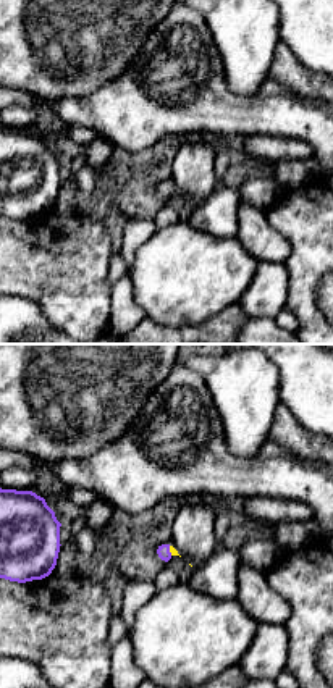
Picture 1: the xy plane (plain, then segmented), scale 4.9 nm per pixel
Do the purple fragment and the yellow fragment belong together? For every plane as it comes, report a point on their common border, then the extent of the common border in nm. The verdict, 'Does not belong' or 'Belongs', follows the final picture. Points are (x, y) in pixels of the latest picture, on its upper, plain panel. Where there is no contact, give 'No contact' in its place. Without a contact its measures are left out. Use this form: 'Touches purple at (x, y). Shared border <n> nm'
Touches purple at (168, 189). Shared border 50 nm

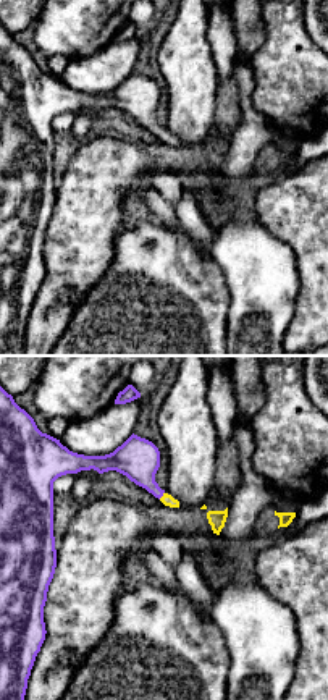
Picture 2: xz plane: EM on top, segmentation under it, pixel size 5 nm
Touches purple at (162, 133). Shared border 50 nm

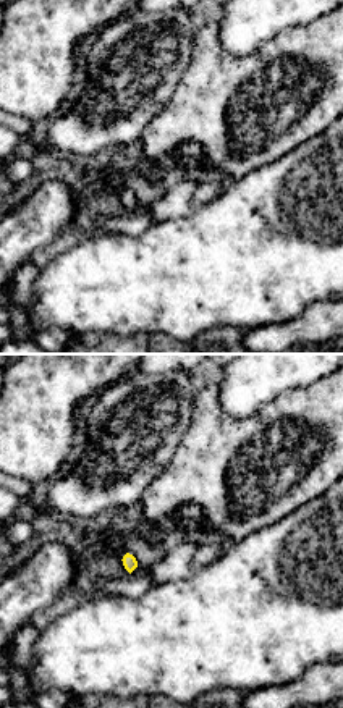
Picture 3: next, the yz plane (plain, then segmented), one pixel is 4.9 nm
No contact

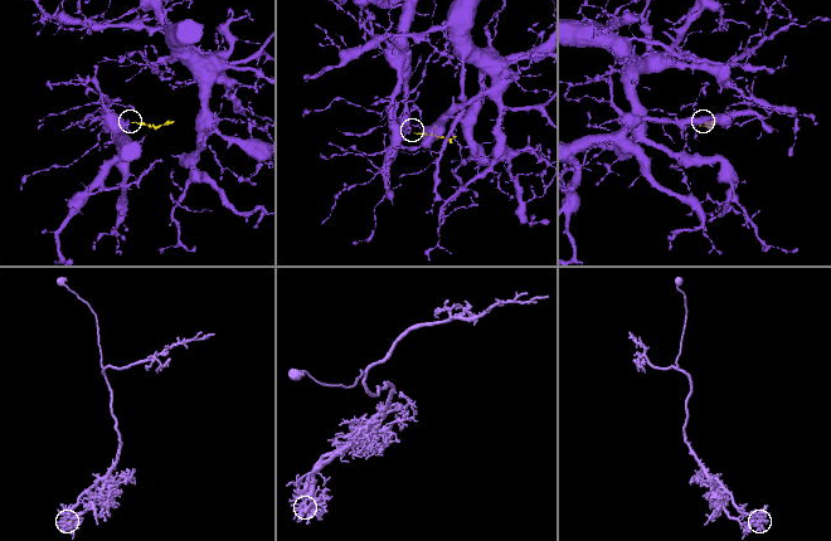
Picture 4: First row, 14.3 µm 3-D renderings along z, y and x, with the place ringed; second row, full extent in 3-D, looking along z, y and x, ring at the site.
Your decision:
Belongs

